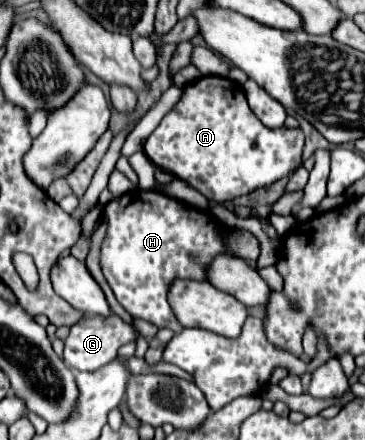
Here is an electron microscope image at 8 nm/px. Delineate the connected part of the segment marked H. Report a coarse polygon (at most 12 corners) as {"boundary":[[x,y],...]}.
{"boundary":[[155,190],[103,214],[101,268],[119,304],[181,332],[173,278],[231,252],[209,214]]}

